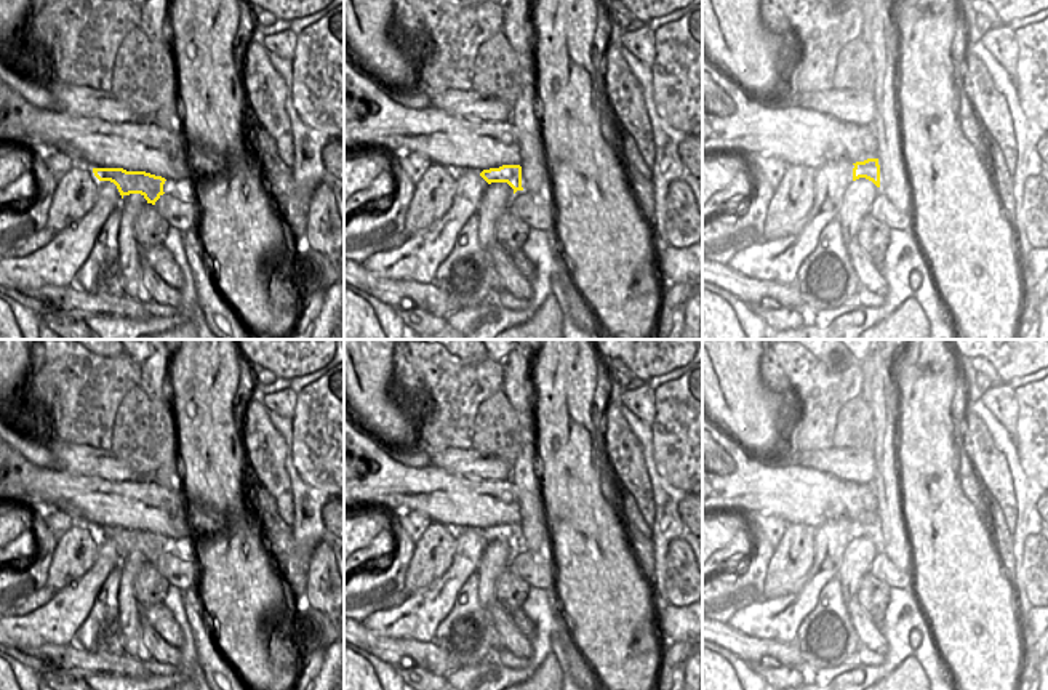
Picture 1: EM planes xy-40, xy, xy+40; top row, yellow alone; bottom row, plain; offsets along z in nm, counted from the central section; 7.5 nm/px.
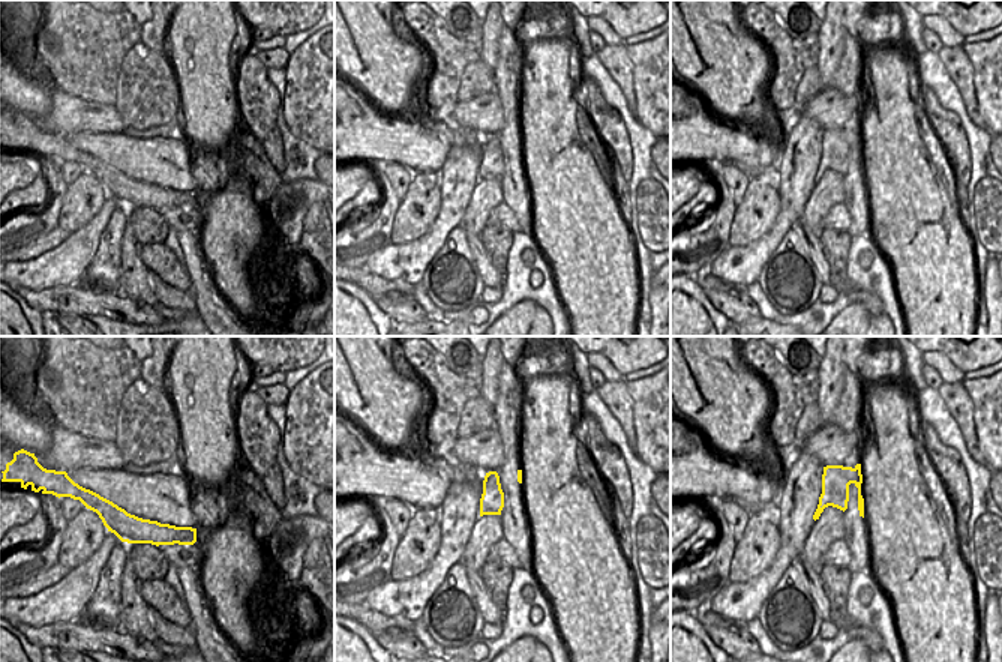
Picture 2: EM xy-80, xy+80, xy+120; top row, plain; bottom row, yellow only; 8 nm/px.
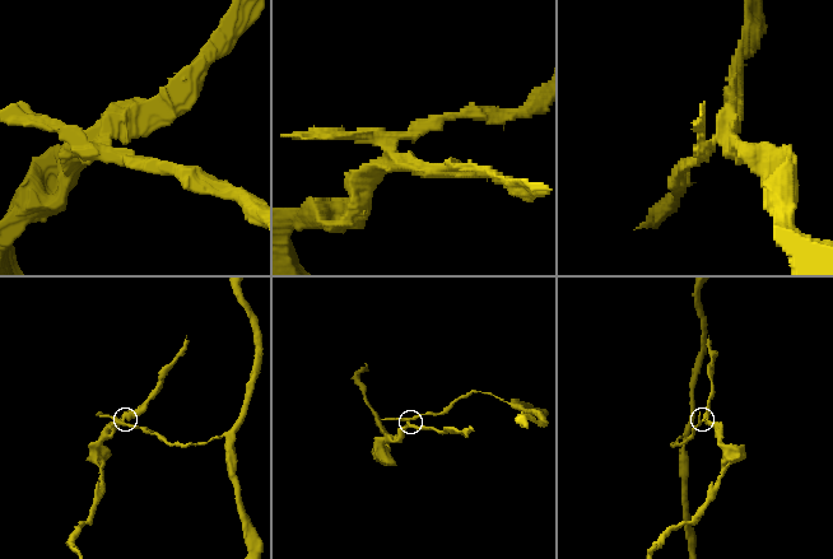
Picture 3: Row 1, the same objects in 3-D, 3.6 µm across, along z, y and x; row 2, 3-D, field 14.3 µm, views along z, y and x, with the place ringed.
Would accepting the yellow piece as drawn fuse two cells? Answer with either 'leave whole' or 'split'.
split

